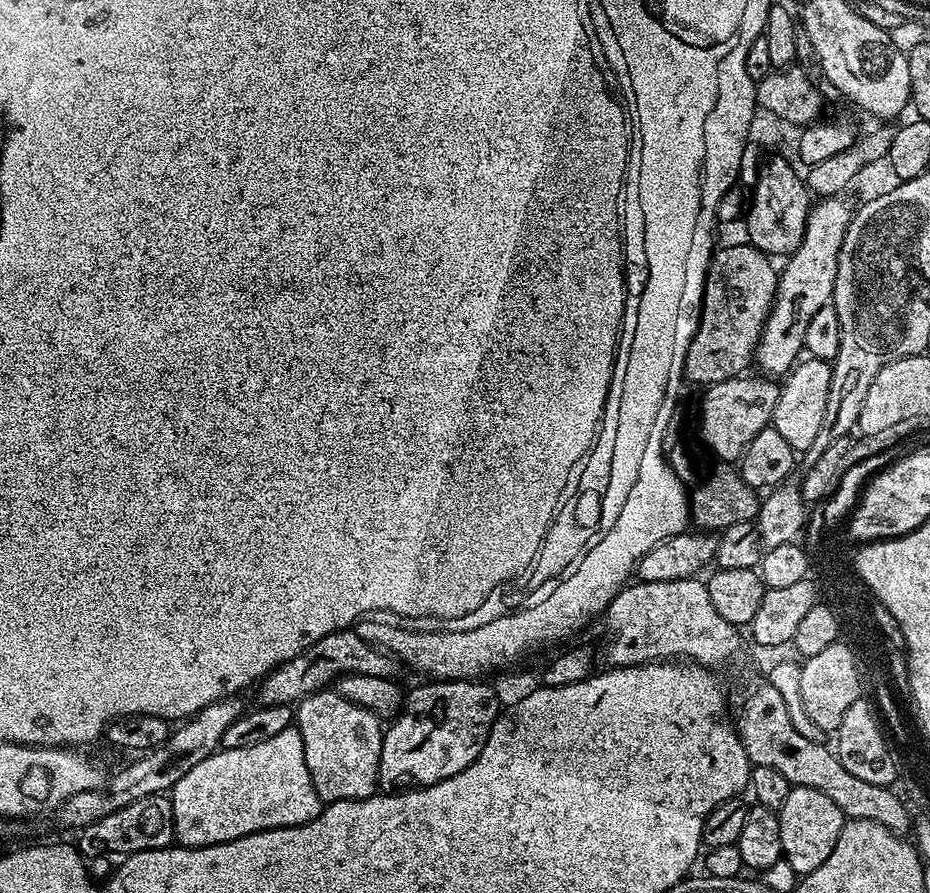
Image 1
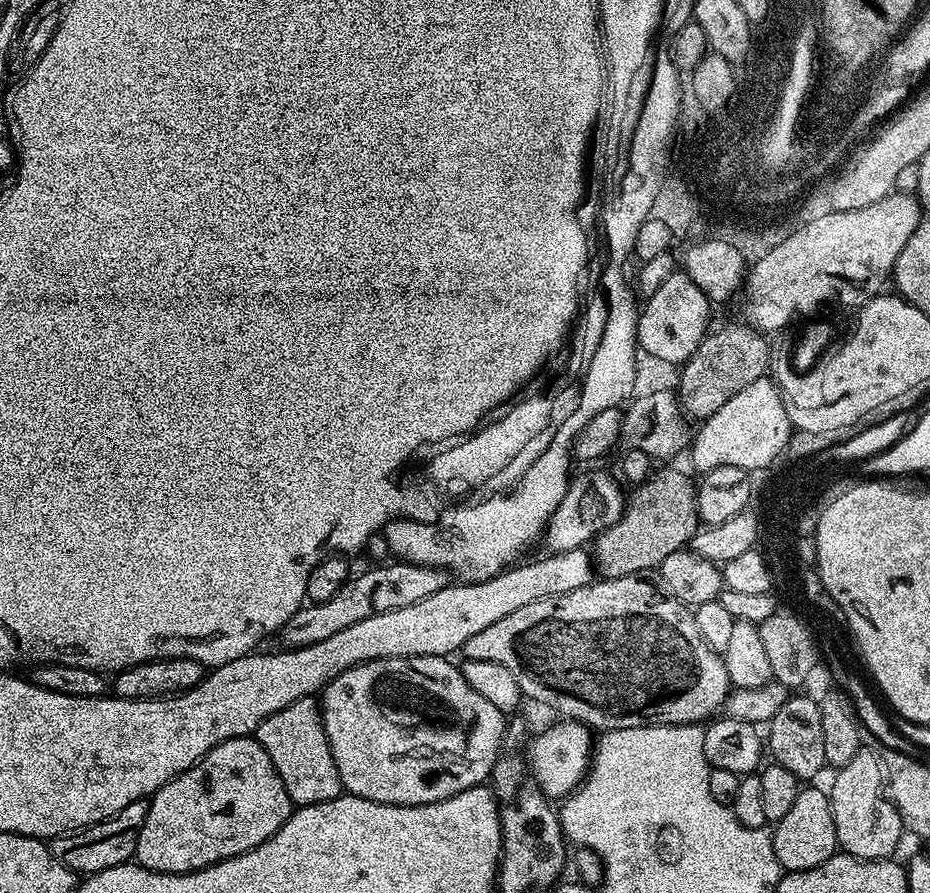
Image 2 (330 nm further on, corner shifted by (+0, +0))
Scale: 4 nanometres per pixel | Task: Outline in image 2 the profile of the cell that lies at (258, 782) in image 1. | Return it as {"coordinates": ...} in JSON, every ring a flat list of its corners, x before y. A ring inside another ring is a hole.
{"coordinates":[[252,736,230,738,214,746,190,770,176,776,150,798,146,822,136,843,135,863,155,872,193,872,219,860,254,850,288,821,294,811,290,794,270,762,270,754]]}

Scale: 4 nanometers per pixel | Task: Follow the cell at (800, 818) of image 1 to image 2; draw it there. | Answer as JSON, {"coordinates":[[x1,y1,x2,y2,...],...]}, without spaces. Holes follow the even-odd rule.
{"coordinates":[[816,786,801,787,798,798,794,798,794,806,790,806,790,811,786,813,786,818,775,821,771,829,774,854,784,872,810,870,838,852,829,793,825,789,823,792,820,788,812,787]]}

